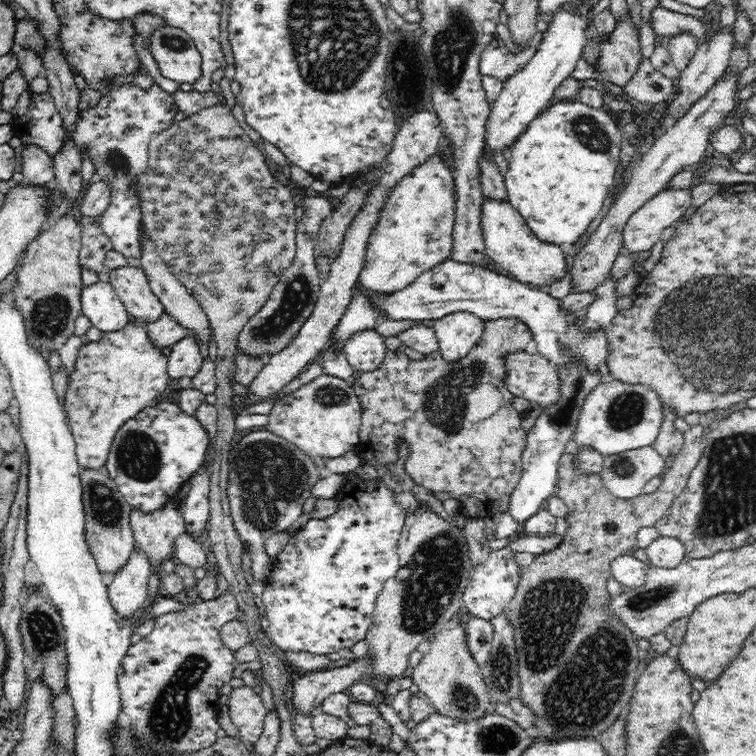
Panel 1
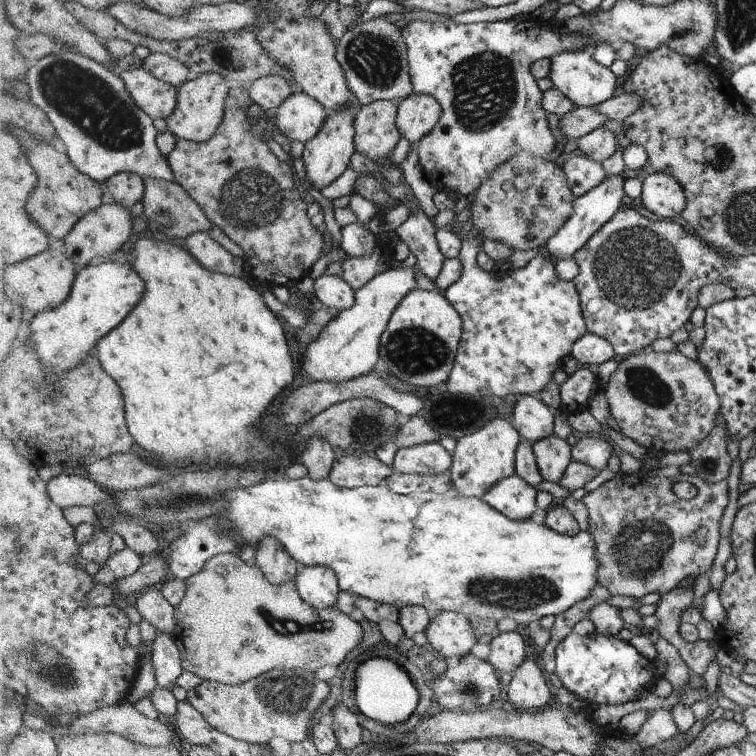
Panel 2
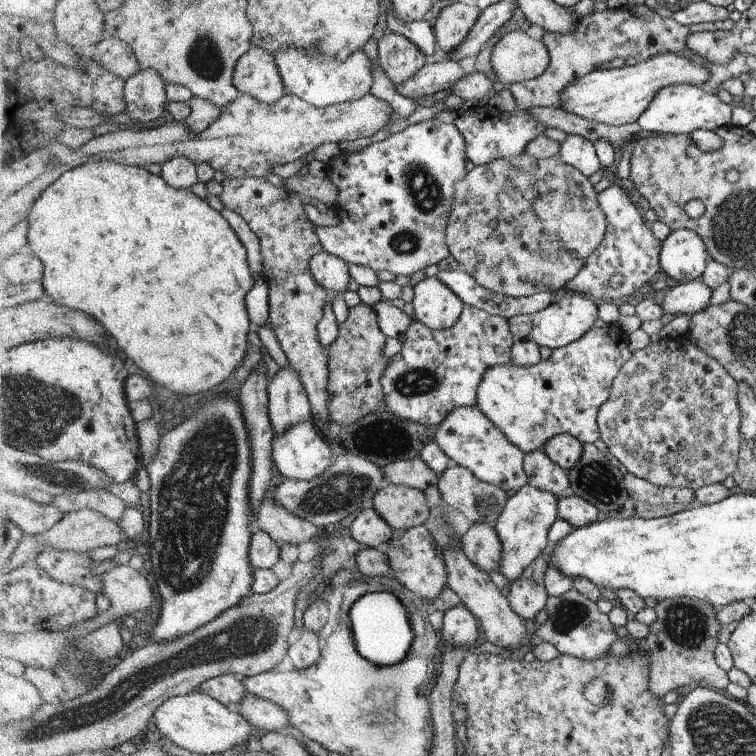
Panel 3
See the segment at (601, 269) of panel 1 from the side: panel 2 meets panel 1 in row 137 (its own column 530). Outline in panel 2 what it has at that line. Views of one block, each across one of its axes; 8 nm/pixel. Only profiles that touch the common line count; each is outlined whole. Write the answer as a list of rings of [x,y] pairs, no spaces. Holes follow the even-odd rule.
[[[530,657],[516,668],[506,690],[506,698],[518,711],[543,710],[550,702],[553,688],[545,672]]]

